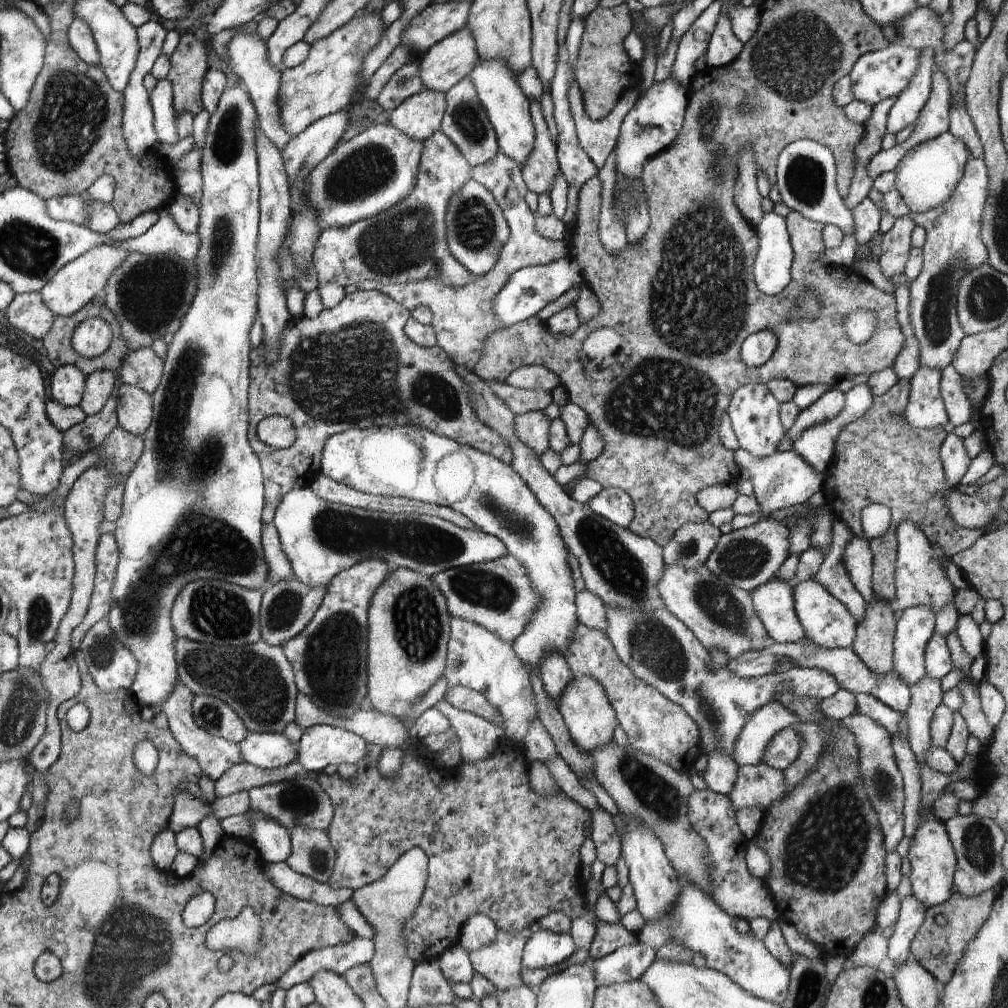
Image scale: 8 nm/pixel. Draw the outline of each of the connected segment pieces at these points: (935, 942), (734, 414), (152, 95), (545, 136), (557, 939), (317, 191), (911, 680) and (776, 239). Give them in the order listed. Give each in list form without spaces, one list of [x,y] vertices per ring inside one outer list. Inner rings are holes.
[[[988,890],[986,894],[974,898],[966,898],[954,891],[948,902],[926,909],[924,922],[910,944],[910,952],[916,958],[916,962],[920,962],[924,970],[928,970],[935,980],[942,984],[950,982],[960,958],[966,954],[970,940],[974,940],[978,930],[984,926],[996,897],[994,890]],[[936,916],[944,916],[946,924],[940,926],[936,922]]]
[[[750,383],[738,387],[730,399],[726,413],[730,417],[740,449],[751,452],[756,458],[766,458],[778,452],[778,446],[787,435],[780,422],[780,405],[764,383]]]
[[[168,79],[157,81],[156,88],[148,92],[148,102],[154,115],[155,131],[158,140],[164,146],[174,146],[178,138],[178,128],[176,128],[176,112],[172,106],[172,84]]]
[[[532,100],[529,111],[536,130],[536,138],[534,150],[530,152],[530,158],[522,168],[523,179],[530,192],[538,196],[544,196],[544,194],[550,196],[554,188],[554,180],[560,171],[556,147],[552,142],[540,103]]]
[[[544,923],[538,932],[530,935],[530,940],[526,942],[521,958],[521,970],[540,970],[548,966],[556,965],[568,959],[576,950],[572,936],[570,934],[552,934]]]
[[[389,122],[378,124],[366,129],[364,132],[351,138],[345,144],[340,144],[338,148],[335,148],[327,157],[310,172],[306,177],[306,202],[310,202],[310,206],[314,206],[316,214],[318,214],[318,224],[320,224],[320,232],[328,230],[328,228],[347,228],[350,224],[354,224],[357,220],[364,220],[380,214],[388,210],[390,207],[398,204],[401,200],[404,200],[412,190],[414,190],[414,184],[416,182],[418,168],[420,166],[420,158],[423,151],[423,143],[416,142],[414,138],[408,138],[402,130],[398,130],[398,127],[390,124]]]
[[[933,606],[906,607],[897,621],[893,642],[894,672],[902,682],[914,686],[926,676],[925,650],[935,635]]]
[[[774,211],[764,213],[755,228],[759,249],[752,266],[756,286],[766,295],[776,295],[790,284],[794,252],[786,220]]]

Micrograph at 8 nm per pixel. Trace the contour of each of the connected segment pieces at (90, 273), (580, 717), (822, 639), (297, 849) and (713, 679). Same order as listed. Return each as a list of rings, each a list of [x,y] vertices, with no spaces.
[[[102,244],[102,246],[94,246],[92,250],[86,250],[82,256],[78,256],[60,268],[42,288],[40,296],[42,296],[44,306],[48,306],[48,310],[55,317],[66,318],[66,316],[76,314],[92,298],[103,293],[108,278],[114,274],[114,269],[118,268],[128,256],[130,252],[122,250],[122,246],[112,246],[112,244],[110,246]]]
[[[582,676],[576,680],[571,678],[570,684],[566,684],[564,690],[566,692],[560,694],[557,707],[576,746],[582,752],[592,752],[594,748],[602,748],[608,742],[612,742],[618,720],[616,720],[615,710],[607,699],[604,688],[594,678]]]
[[[814,579],[792,583],[794,590],[794,612],[803,626],[808,640],[828,649],[851,649],[856,636],[856,620],[852,618],[846,605],[838,602],[830,592],[826,592]]]
[[[296,822],[289,835],[292,848],[286,864],[294,872],[327,883],[333,873],[336,852],[326,831],[312,830]]]
[[[606,608],[606,633],[616,654],[633,673],[654,686],[660,694],[682,706],[696,722],[701,734],[701,752],[710,754],[724,750],[734,760],[734,742],[742,728],[758,708],[777,702],[778,694],[788,690],[796,696],[824,700],[834,696],[840,686],[832,674],[818,668],[793,668],[784,672],[768,673],[759,677],[742,677],[728,668],[708,668],[710,654],[698,642],[694,633],[671,612],[634,612],[622,608]]]

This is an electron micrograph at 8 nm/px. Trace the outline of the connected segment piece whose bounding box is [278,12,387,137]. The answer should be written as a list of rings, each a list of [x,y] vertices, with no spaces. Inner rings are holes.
[[[372,12],[366,16],[352,17],[327,37],[314,41],[305,62],[287,69],[280,76],[278,88],[278,106],[280,106],[280,120],[288,134],[298,136],[313,122],[341,111],[360,93],[363,86],[360,80],[364,56],[378,44],[382,38],[386,24],[380,20],[380,12]]]

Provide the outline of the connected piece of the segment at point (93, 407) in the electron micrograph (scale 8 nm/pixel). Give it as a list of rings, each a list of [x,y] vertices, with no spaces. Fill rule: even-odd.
[[[96,370],[87,376],[80,408],[87,416],[96,415],[110,398],[116,386],[116,372],[112,370]]]

